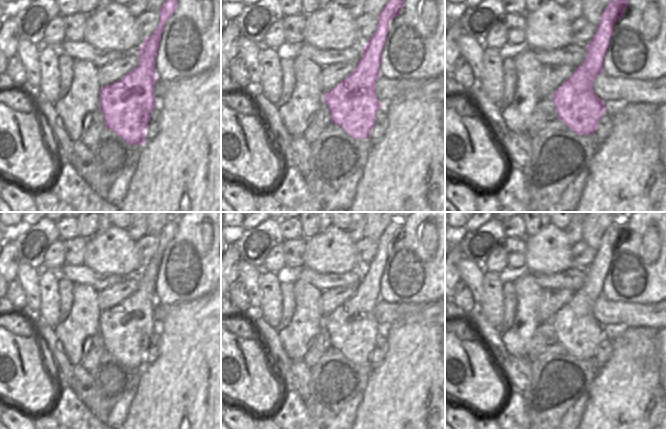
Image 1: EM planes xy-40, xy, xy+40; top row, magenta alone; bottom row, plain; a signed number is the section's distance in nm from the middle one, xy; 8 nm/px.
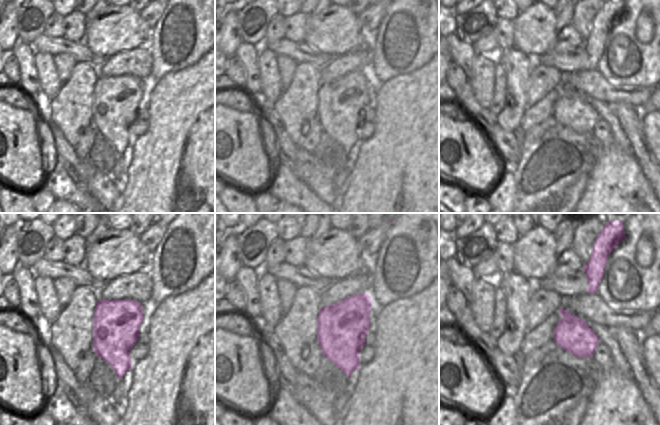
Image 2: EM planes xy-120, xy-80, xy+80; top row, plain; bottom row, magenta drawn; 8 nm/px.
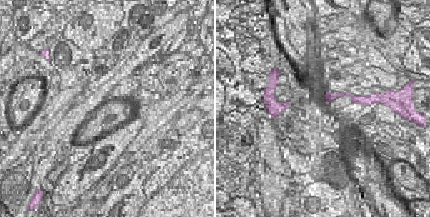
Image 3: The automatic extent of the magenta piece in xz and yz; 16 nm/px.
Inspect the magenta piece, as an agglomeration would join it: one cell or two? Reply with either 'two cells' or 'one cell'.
one cell

